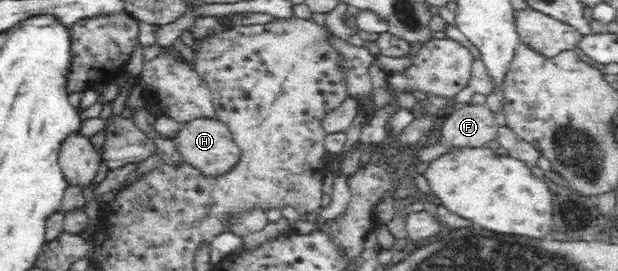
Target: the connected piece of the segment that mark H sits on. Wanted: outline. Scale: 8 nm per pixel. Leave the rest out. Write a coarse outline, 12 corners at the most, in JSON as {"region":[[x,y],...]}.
{"region":[[199,118],[172,140],[181,159],[209,178],[231,173],[241,148],[227,124]]}

